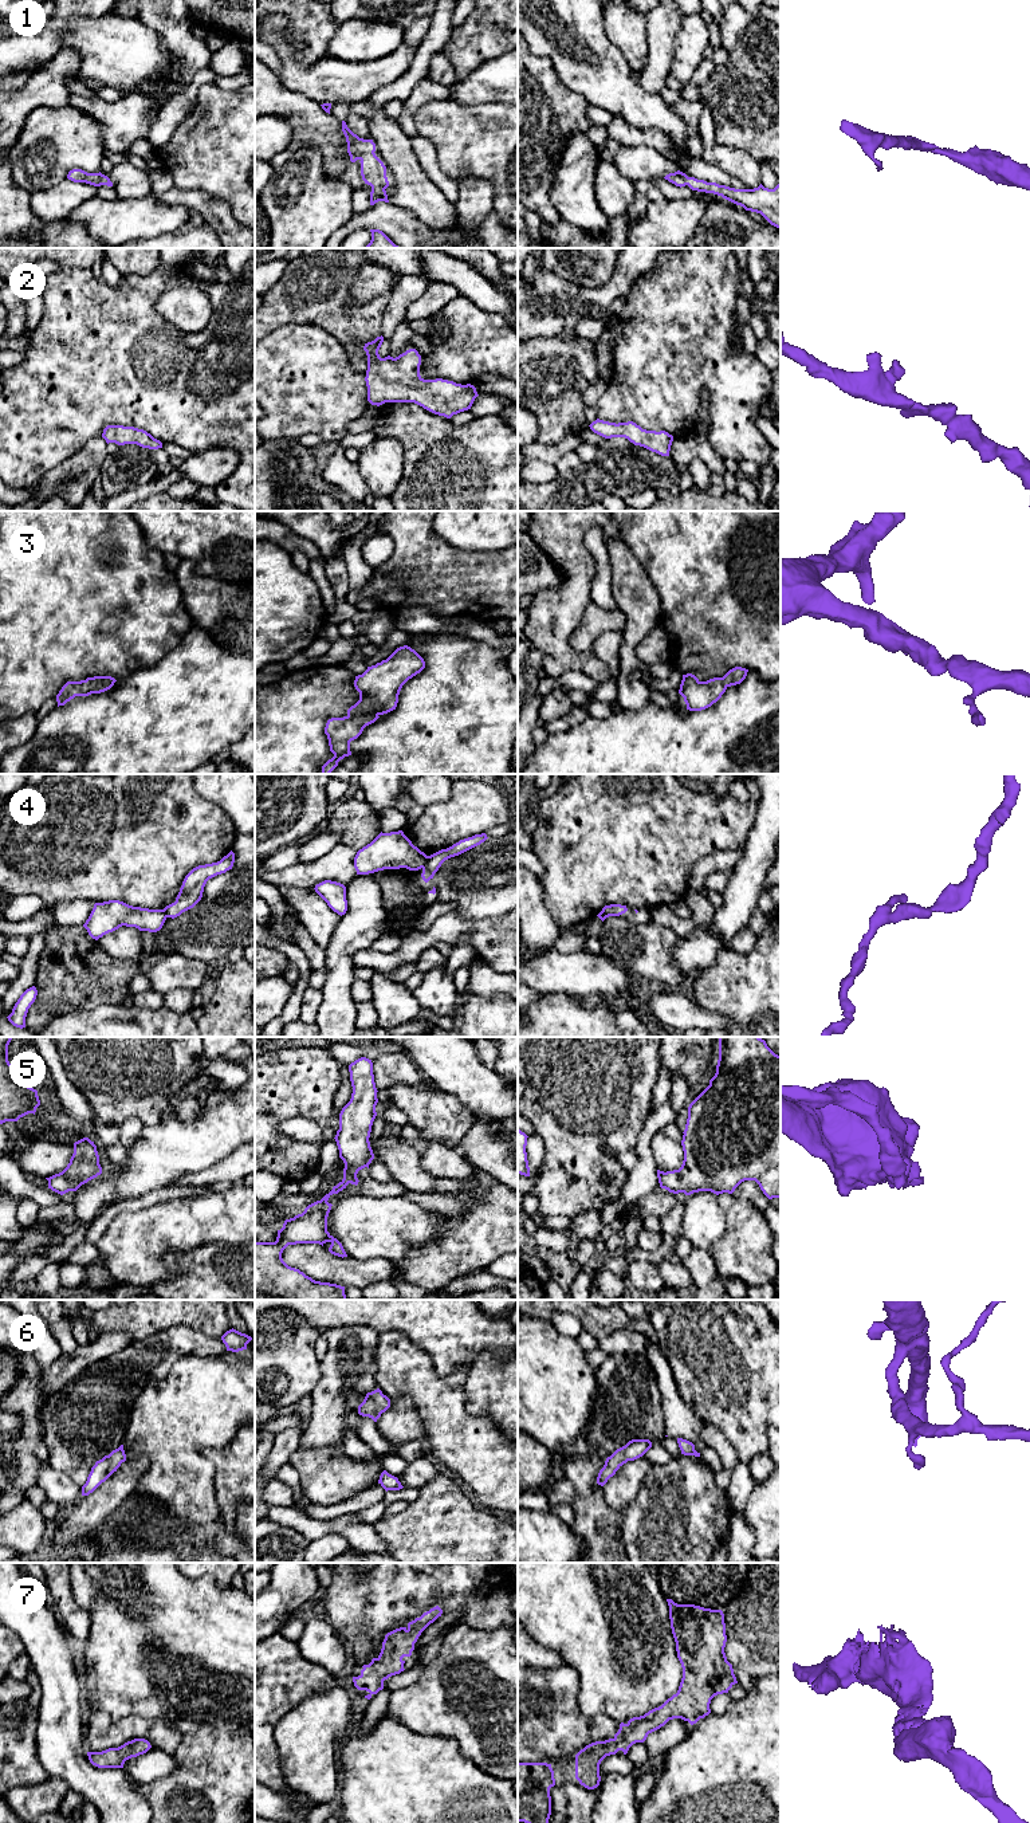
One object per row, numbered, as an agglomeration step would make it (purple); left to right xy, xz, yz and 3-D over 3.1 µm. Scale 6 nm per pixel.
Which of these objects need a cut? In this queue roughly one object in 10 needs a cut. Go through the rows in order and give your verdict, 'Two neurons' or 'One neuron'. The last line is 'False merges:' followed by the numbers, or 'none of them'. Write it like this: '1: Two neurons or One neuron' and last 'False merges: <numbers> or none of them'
1: One neuron
2: One neuron
3: One neuron
4: Two neurons
5: One neuron
6: One neuron
7: One neuron
False merges: 4

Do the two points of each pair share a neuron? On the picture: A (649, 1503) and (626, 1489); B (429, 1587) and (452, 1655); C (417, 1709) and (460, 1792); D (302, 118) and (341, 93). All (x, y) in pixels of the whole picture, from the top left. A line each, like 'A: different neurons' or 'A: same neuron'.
A: different neurons
B: different neurons
C: different neurons
D: different neurons

